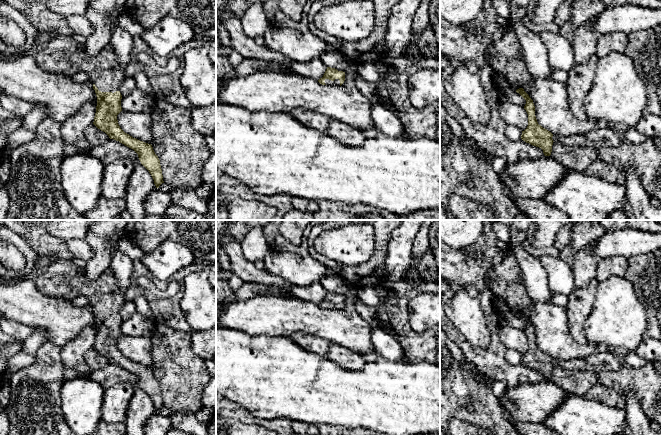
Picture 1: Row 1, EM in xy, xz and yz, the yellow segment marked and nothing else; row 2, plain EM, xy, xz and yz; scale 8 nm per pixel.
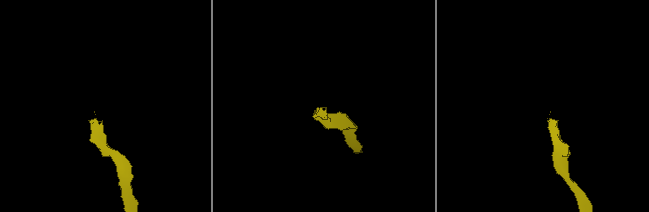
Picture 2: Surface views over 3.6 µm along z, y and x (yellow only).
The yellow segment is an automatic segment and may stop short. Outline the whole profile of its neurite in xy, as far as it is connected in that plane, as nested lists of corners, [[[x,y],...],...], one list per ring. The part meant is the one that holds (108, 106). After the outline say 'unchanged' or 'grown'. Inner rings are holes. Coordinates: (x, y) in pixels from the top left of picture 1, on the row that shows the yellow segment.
[[[38,32],[32,46],[25,50],[35,62],[45,71],[72,77],[79,72],[87,72],[94,79],[93,89],[97,96],[96,113],[93,124],[105,132],[110,139],[114,139],[133,149],[139,157],[141,164],[151,174],[156,188],[164,183],[160,160],[155,154],[151,144],[133,138],[125,133],[119,126],[117,115],[122,111],[122,95],[119,91],[121,83],[126,78],[120,68],[118,59],[112,45],[107,45],[97,56],[87,58],[84,52],[84,44],[80,44],[72,36],[59,35],[56,33]]]; grown

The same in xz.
[[[327,67],[322,78],[318,82],[322,85],[341,86],[345,81],[345,72]]]; grown

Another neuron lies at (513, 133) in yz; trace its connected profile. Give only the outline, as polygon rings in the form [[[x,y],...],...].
[[[506,125],[506,135],[511,141],[517,141],[521,139],[522,130],[514,125]]]

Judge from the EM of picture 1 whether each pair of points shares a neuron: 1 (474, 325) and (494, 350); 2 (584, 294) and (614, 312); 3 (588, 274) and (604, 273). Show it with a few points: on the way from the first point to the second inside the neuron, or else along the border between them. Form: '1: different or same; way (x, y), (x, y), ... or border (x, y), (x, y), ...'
1: different; border (487, 320), (490, 343), (485, 348), (475, 347)
2: different; border (598, 282), (593, 304), (584, 321)
3: different; border (601, 258), (597, 266), (595, 278)

